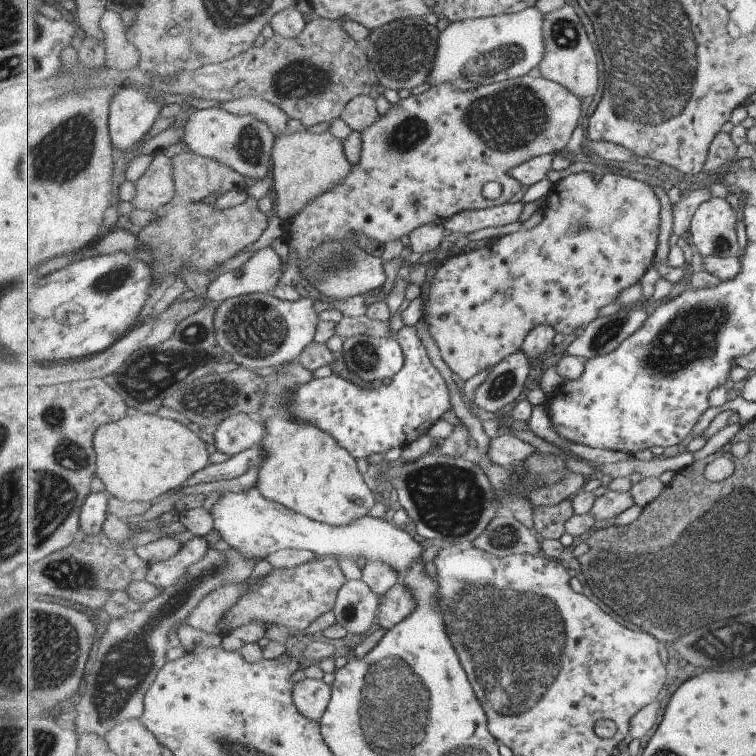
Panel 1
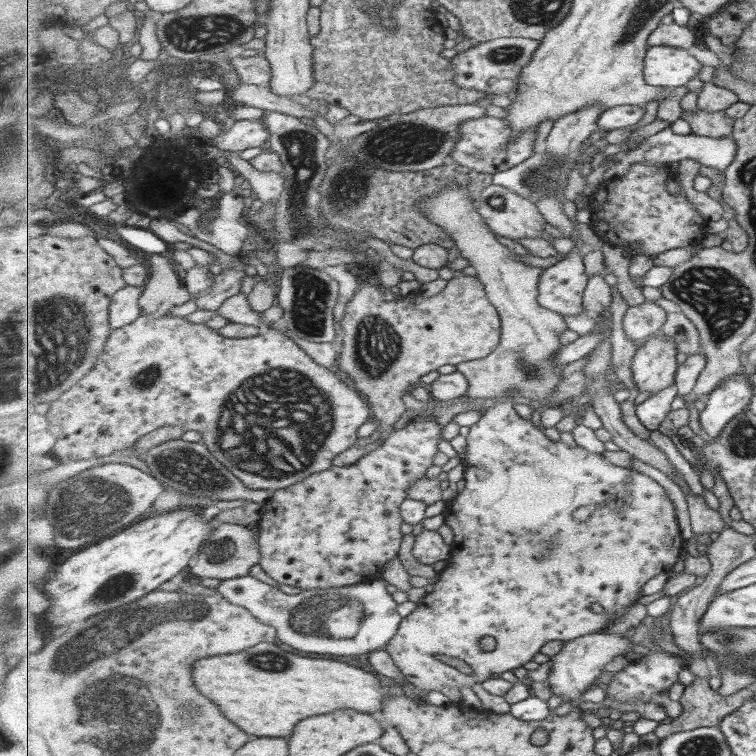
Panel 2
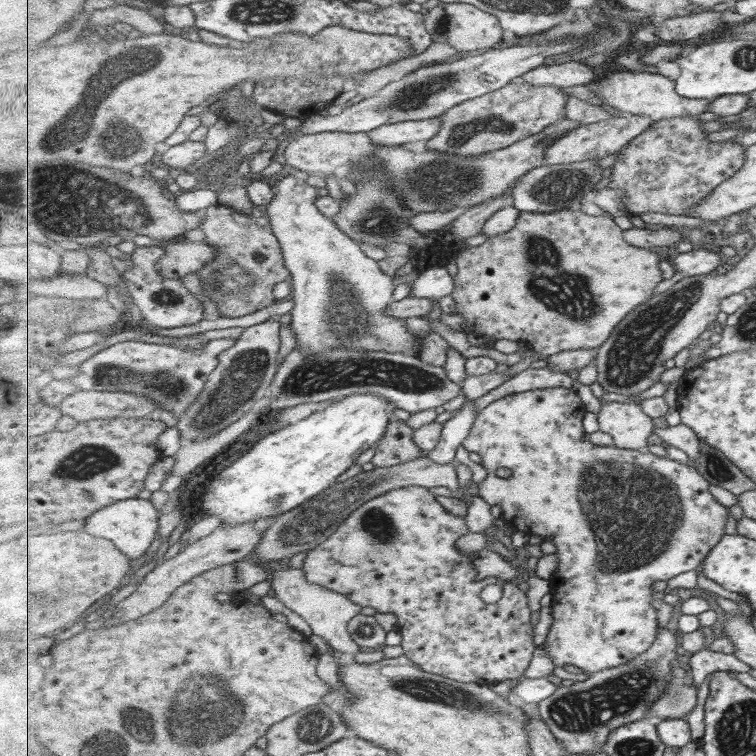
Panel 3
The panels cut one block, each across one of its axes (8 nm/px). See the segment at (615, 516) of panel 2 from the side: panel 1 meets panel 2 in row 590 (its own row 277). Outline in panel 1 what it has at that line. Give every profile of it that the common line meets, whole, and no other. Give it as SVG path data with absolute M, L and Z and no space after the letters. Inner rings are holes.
M585 170L570 174L552 185L541 210L543 214L542 221L536 227L523 232L501 236L493 243L485 244L483 247L469 250L468 252L457 253L444 260L441 266L437 268L430 282L427 299L423 300L424 318L429 324L429 333L437 344L444 363L452 373L466 381L479 372L493 370L506 357L524 349L526 337L538 325L551 324L557 333L562 333L564 336L587 327L599 316L599 310L603 306L611 304L625 288L633 286L635 282L641 282L644 274L651 268L651 264L655 260L657 246L659 246L661 210L663 210L661 200L657 198L655 190L647 182L635 180L629 178L629 176L623 176L623 174L605 172L599 175Z

